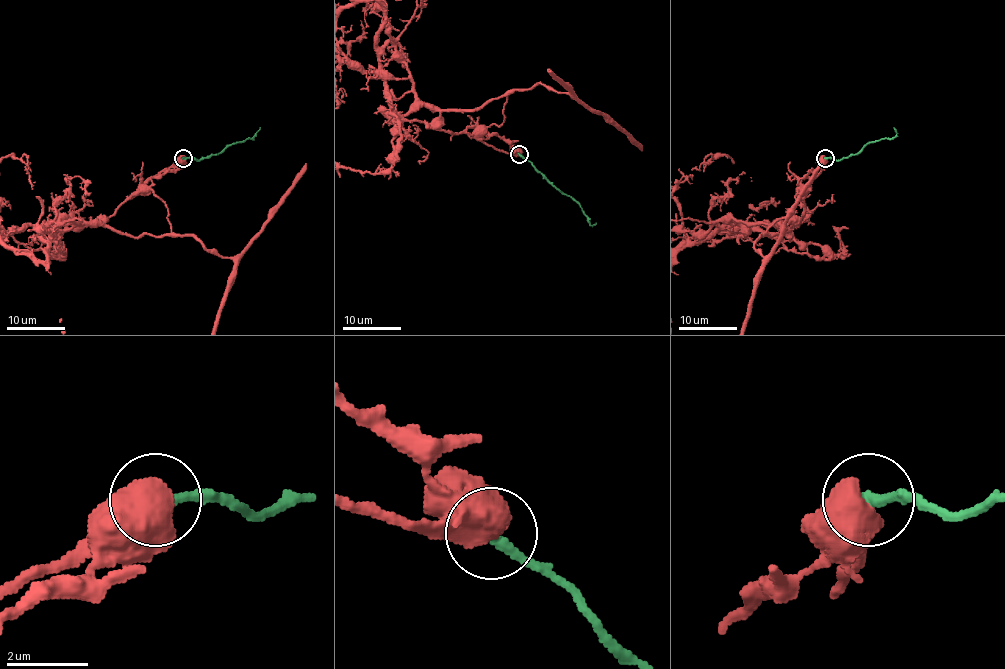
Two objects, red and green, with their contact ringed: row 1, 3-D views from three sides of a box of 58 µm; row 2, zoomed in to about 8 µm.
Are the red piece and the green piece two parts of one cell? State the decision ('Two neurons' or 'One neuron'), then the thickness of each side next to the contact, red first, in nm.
Two neurons. Thickness 850 nm (red) against 280 nm

